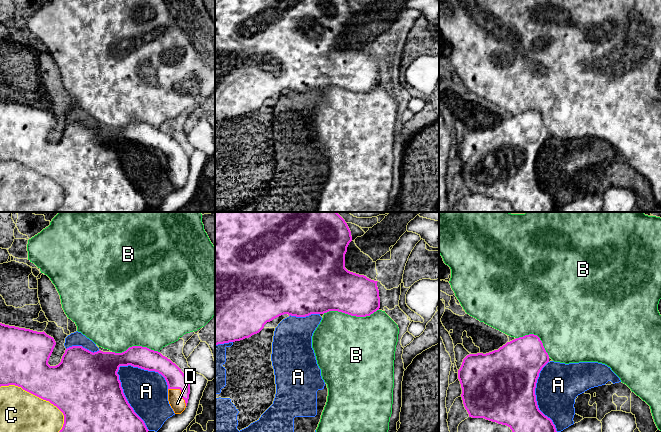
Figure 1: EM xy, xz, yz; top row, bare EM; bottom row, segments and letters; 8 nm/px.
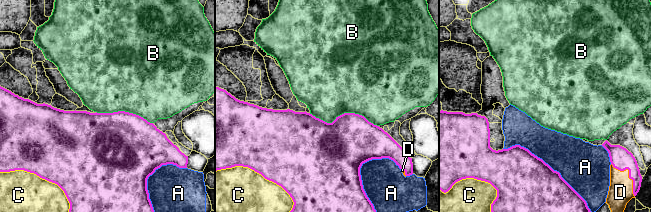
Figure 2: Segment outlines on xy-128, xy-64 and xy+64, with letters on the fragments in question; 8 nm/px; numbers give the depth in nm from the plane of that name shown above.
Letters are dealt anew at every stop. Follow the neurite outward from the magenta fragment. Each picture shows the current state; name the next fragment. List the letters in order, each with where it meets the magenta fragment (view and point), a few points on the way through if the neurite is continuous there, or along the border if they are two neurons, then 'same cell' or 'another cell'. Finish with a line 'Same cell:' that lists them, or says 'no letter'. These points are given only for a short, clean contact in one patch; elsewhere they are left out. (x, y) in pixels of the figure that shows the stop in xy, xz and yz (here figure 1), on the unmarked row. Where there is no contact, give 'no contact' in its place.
A: contact xy (125, 174); another cell
B: contact xz (350, 90); another cell
C: contact xy (42, 174); another cell
D: contact xy (181, 168); way xy (175, 154), (181, 168), (177, 179); same cell
Same cell: D

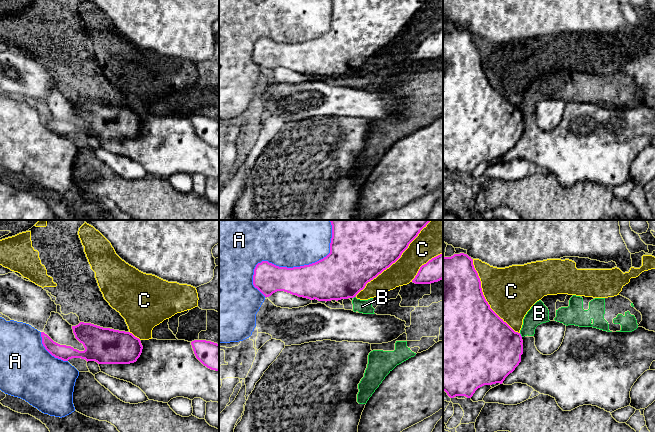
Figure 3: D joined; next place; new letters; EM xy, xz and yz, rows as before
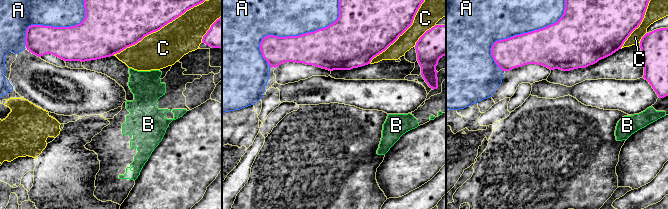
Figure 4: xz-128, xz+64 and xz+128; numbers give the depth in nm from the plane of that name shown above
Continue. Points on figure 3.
A: contact xz (295, 43); another cell
B: contact yz (520, 111); border yz (519, 109), (522, 112); another cell
C: contact xz (393, 38); another cell
Same cell: no letter

